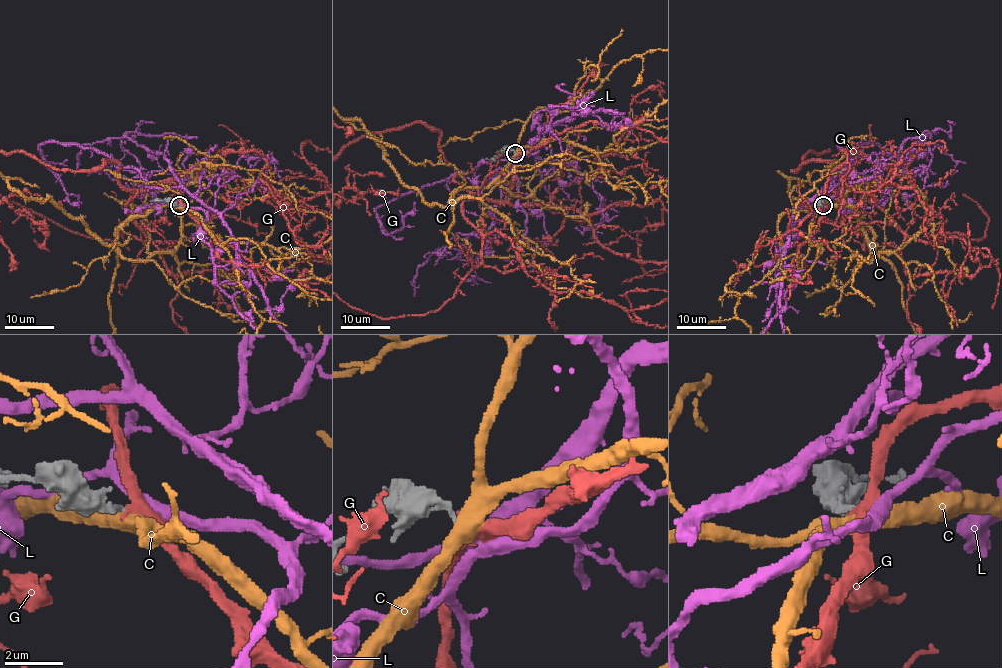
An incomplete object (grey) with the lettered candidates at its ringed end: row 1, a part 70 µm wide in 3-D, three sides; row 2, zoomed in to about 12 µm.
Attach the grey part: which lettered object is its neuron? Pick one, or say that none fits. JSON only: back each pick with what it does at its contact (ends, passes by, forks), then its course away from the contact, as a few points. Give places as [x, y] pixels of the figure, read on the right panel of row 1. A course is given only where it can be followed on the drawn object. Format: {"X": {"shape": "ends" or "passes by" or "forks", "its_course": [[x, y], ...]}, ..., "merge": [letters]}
{"L": {"shape": "ends"}, "merge": ["L"]}

